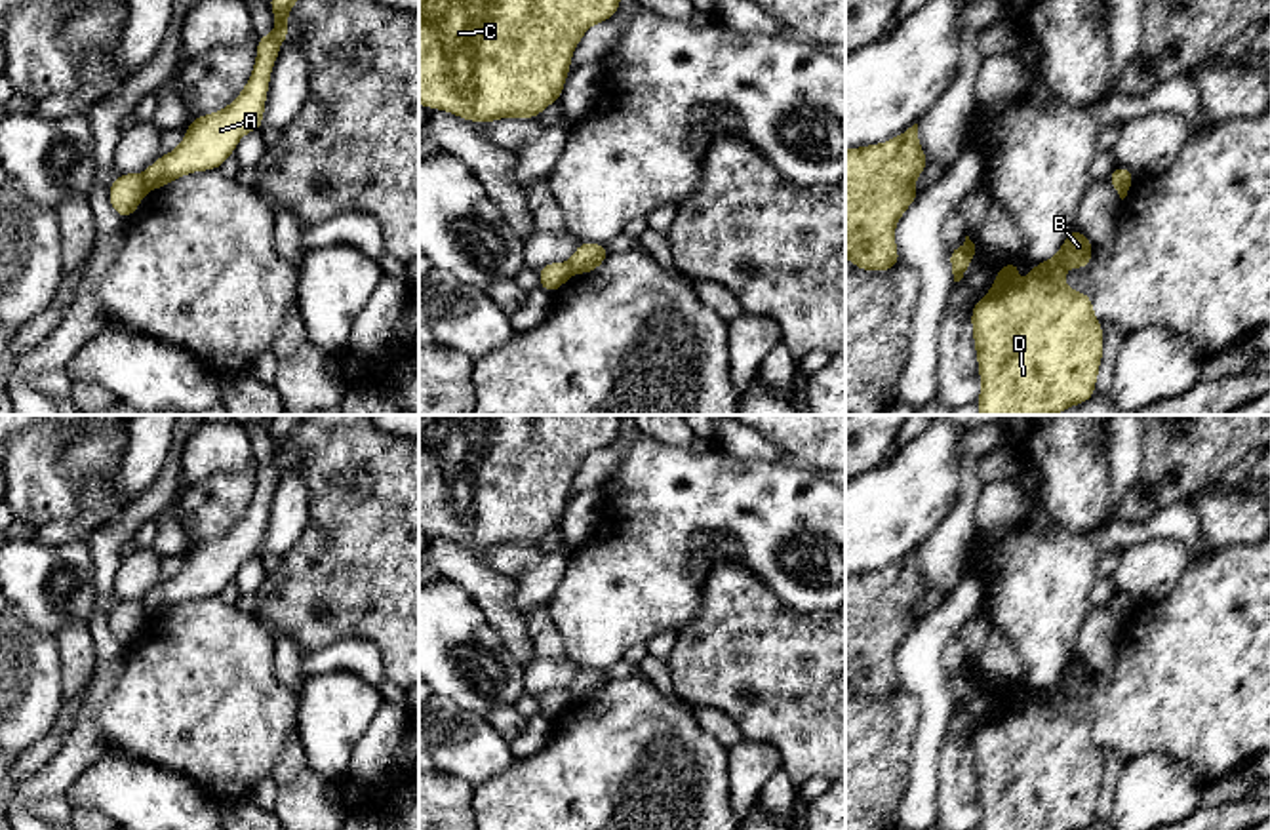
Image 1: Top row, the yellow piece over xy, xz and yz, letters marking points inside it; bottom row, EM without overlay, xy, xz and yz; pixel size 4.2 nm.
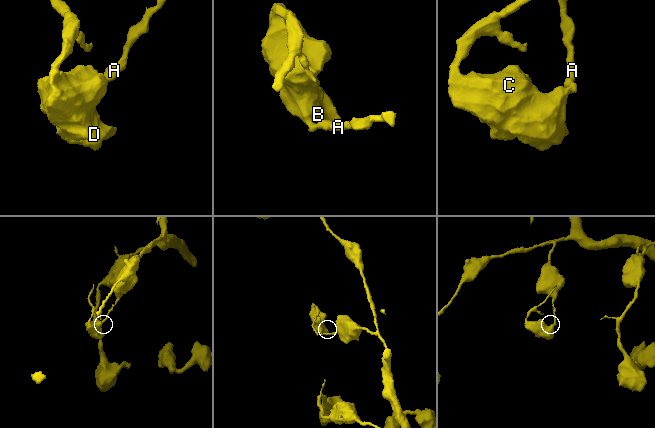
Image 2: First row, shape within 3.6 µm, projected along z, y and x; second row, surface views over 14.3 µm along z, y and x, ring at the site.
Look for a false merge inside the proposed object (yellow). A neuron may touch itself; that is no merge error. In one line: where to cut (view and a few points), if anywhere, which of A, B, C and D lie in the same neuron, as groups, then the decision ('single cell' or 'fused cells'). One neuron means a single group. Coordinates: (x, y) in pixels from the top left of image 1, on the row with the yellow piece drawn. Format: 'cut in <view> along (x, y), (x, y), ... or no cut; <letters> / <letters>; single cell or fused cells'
cut in xy along (139, 176), (147, 189); A / B C D; fused cells

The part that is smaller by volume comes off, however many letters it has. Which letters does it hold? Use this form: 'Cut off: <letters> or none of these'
Cut off: B, C, D

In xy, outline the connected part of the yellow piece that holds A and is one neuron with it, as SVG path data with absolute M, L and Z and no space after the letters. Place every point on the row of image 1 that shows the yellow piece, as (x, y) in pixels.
M270 0L276 29L257 38L257 59L248 84L223 110L190 120L181 145L141 173L147 190L162 188L181 175L219 169L246 133L263 128L270 72L282 42L289 36L288 15L295 2Z

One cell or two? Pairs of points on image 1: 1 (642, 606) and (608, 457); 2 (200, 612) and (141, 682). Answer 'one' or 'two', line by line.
1: two
2: one

